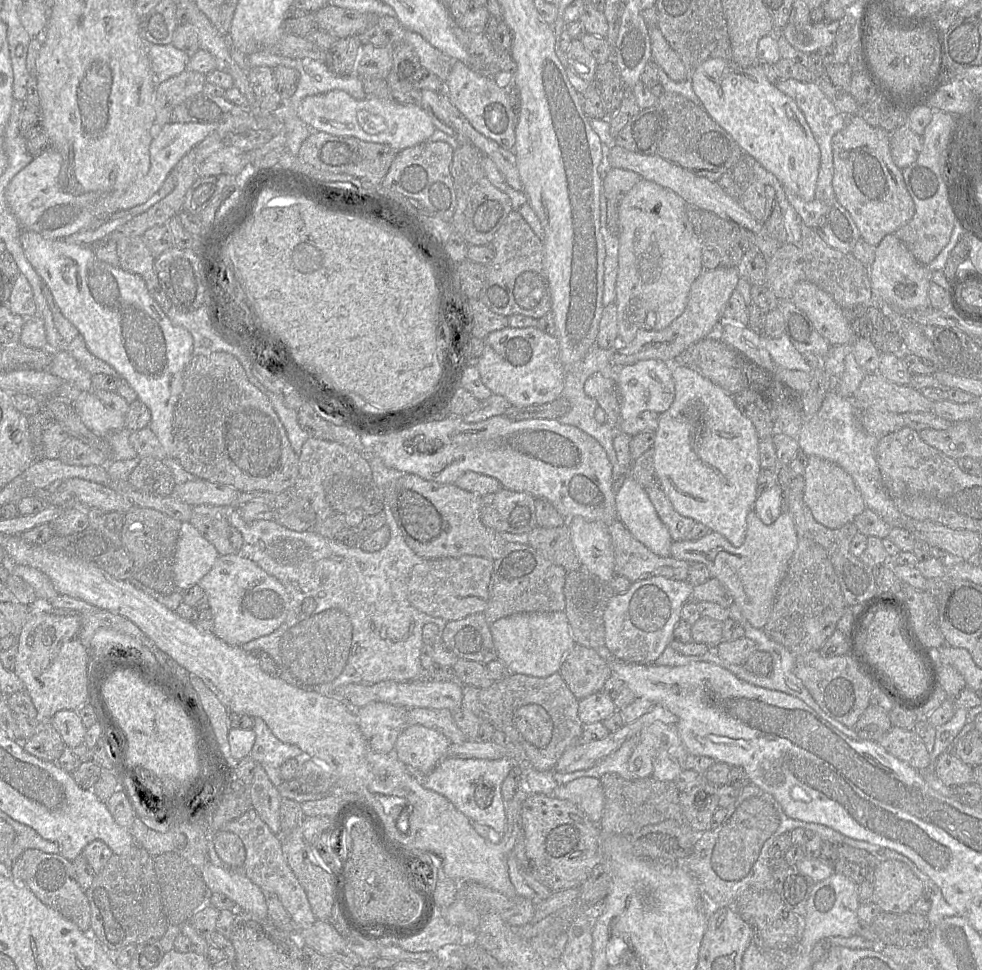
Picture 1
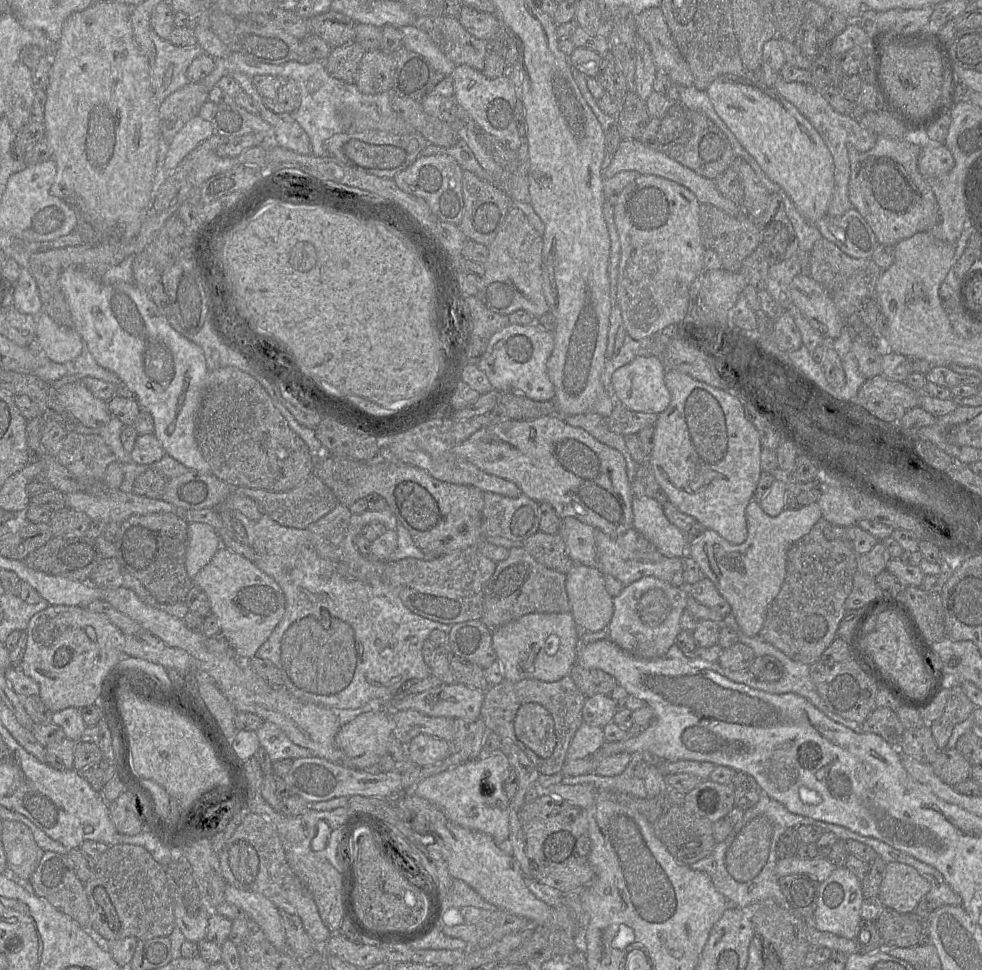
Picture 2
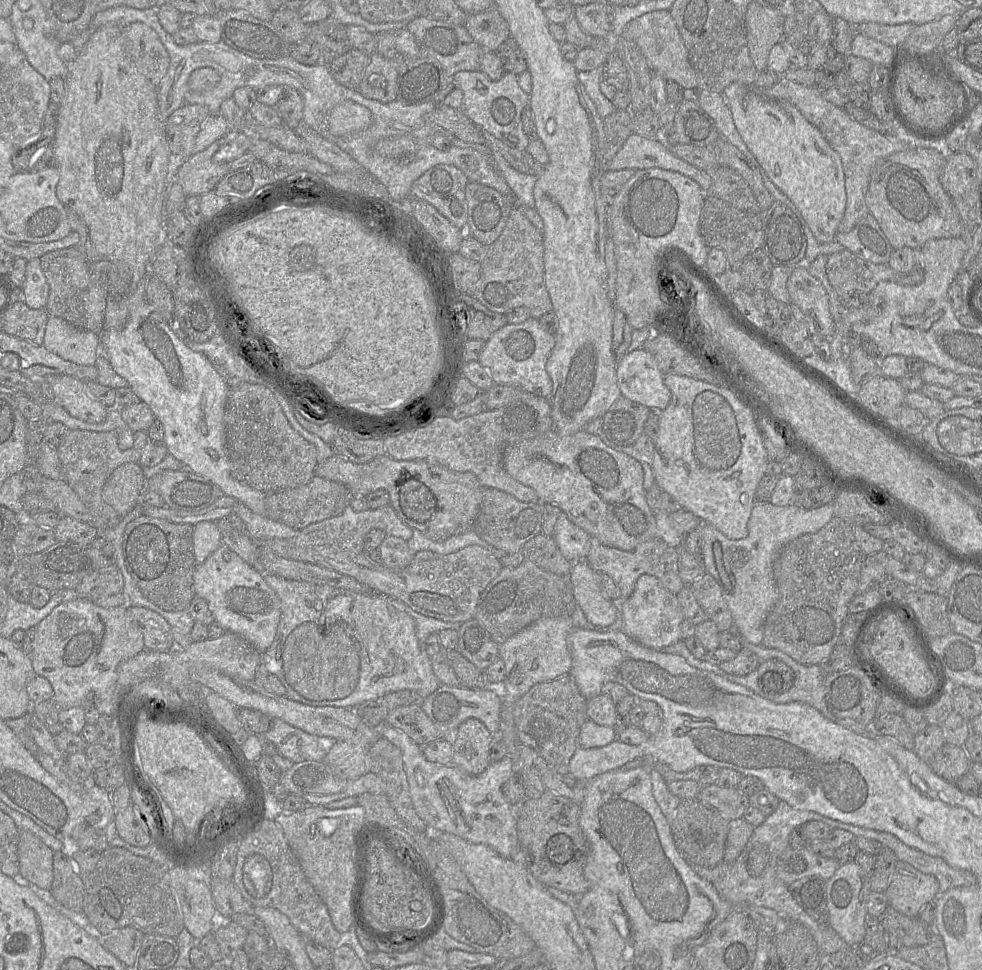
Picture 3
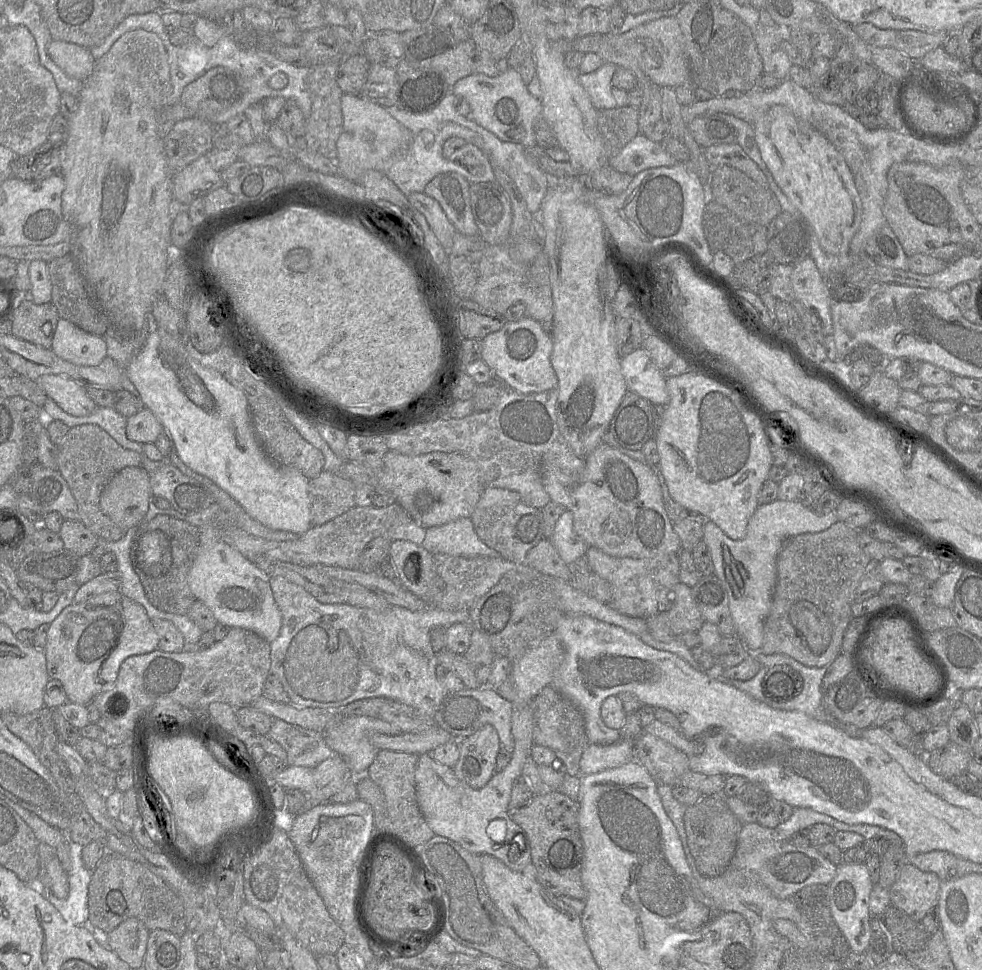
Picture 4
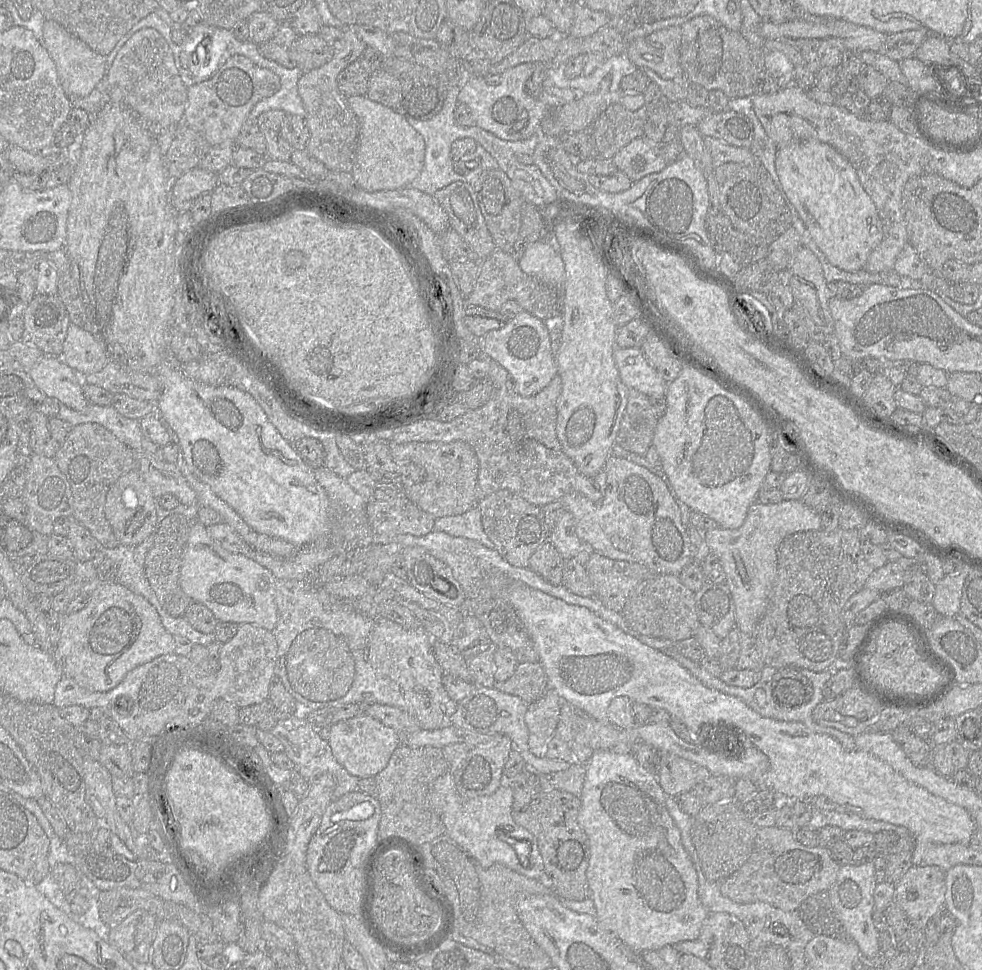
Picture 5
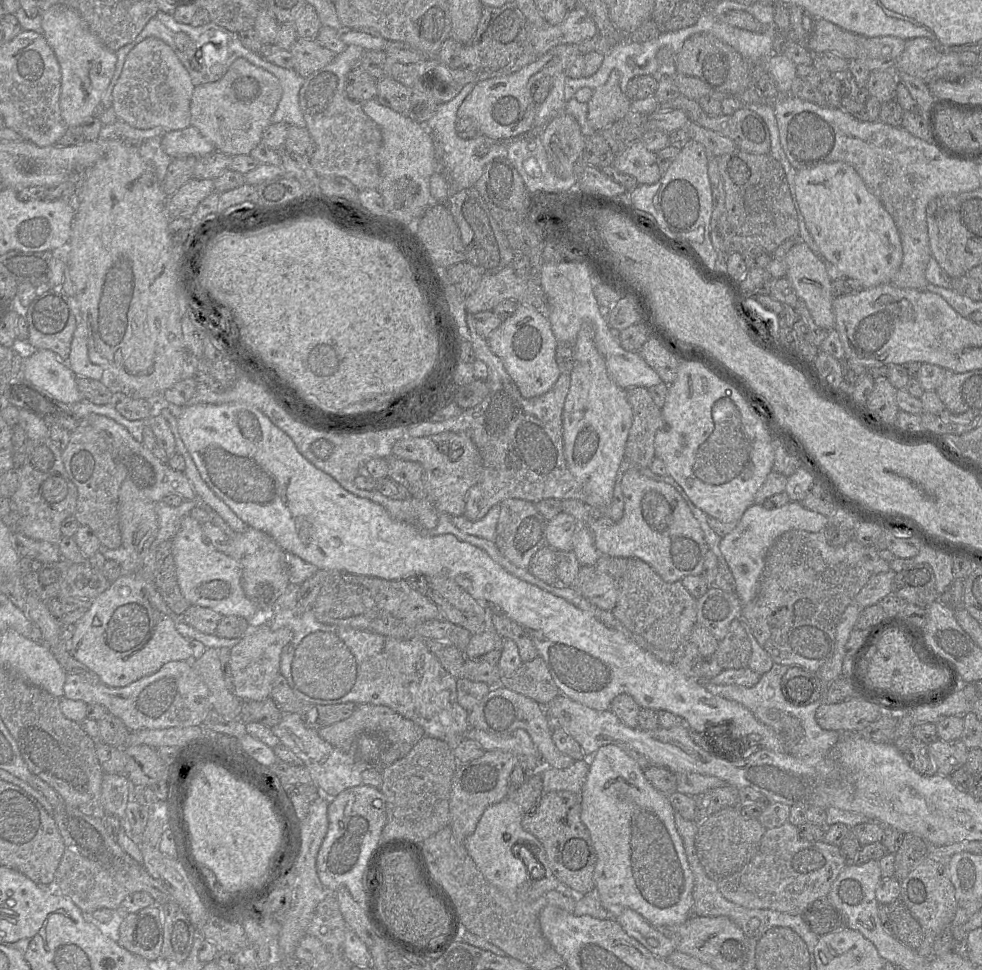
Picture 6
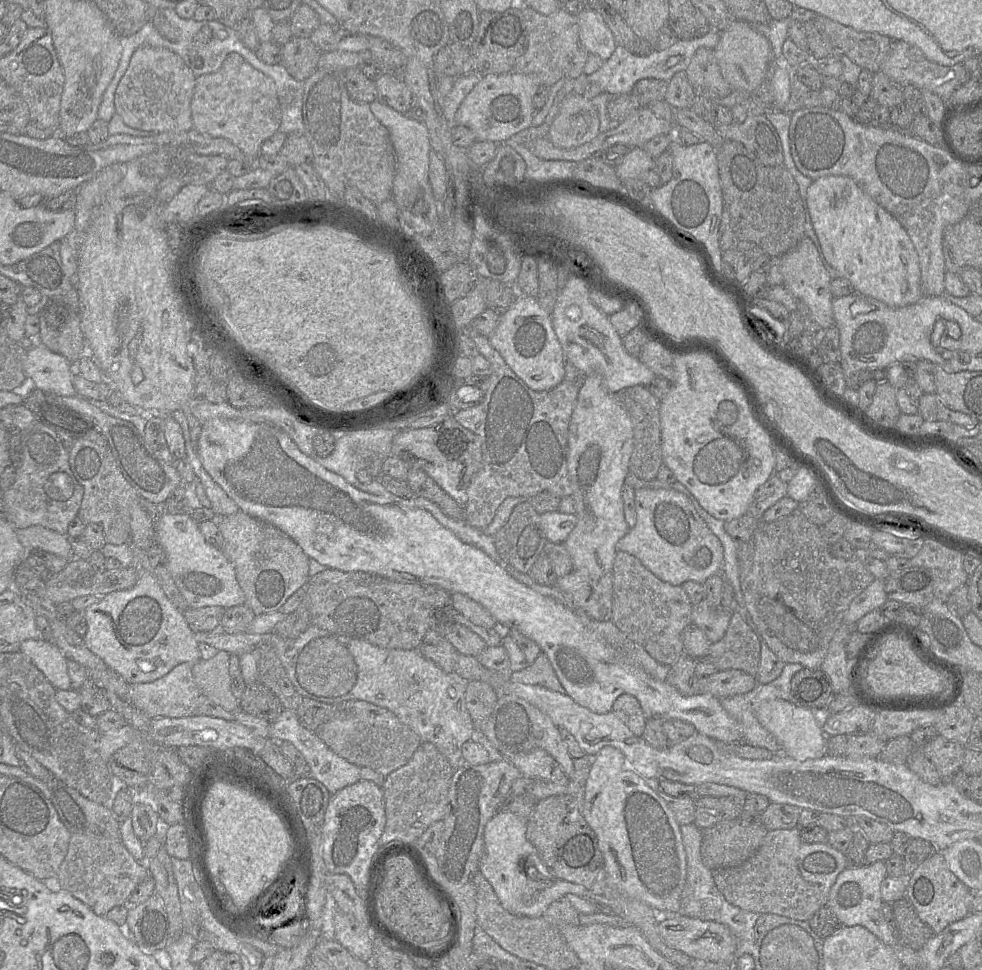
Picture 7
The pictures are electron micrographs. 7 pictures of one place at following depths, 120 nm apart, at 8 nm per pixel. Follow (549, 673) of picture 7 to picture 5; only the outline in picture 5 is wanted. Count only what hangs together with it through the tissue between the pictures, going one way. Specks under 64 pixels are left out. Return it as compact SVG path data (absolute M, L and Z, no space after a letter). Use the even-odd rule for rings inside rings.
M539 661L518 663L514 674L503 683L496 683L494 687L518 696L528 704L538 700L549 689L546 673Z

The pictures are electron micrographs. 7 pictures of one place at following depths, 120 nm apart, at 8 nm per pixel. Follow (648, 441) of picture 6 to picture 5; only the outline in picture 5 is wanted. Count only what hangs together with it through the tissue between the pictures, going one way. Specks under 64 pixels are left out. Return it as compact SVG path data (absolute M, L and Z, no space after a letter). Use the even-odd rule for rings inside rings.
M628 389L628 401L624 411L616 443L625 450L645 456L652 445L658 422L649 397L634 389Z

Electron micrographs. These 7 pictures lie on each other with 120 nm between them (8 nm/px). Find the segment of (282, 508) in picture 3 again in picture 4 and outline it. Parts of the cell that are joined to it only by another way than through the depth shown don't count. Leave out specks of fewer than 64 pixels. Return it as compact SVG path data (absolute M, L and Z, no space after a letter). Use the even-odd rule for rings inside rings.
M328 471L309 479L312 526L319 526L347 512L355 504L356 485Z

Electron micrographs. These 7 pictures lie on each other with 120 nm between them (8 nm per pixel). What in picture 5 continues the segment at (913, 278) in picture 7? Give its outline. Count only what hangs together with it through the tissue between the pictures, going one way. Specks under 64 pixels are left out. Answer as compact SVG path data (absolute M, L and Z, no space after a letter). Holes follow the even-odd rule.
M806 140L778 147L775 168L784 192L828 261L848 272L864 269L869 255L883 239L883 226L874 202L862 187L851 163L830 145Z

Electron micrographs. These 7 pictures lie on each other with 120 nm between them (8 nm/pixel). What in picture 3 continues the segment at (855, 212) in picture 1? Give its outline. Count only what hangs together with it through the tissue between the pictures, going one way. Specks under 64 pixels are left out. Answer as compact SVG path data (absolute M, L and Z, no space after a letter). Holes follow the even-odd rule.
M909 148L879 159L873 167L865 202L893 249L921 249L931 239L961 237L963 222L940 182L947 157L931 148Z

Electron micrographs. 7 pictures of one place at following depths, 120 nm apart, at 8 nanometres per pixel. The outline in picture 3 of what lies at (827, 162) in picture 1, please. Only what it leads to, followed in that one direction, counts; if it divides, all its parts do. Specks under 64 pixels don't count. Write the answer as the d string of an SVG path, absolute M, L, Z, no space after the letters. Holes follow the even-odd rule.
M781 76L774 86L760 90L766 95L783 99L794 106L809 123L821 132L831 148L840 156L845 176L846 191L846 208L838 226L838 232L840 233L850 231L861 218L869 214L865 195L870 174L876 162L895 152L917 148L911 147L911 145L894 136L886 136L859 124L842 108L838 108L824 100L815 87L802 86Z

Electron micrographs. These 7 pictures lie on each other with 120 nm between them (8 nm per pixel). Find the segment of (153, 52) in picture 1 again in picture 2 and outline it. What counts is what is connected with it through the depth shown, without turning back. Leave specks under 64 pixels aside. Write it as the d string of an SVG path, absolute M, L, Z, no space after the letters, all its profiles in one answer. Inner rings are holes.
M151 29L156 55L150 68L150 79L155 100L161 104L170 94L189 83L186 72L191 62L203 53L196 44L191 47L173 45Z

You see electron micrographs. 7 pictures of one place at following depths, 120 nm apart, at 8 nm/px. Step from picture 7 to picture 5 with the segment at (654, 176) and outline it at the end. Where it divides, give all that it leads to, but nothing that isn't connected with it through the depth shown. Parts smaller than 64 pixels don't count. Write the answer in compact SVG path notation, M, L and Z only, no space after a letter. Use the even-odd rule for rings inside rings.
M644 137L635 138L622 147L612 158L617 170L625 174L632 182L646 175L662 171L667 163L659 144L654 144Z

